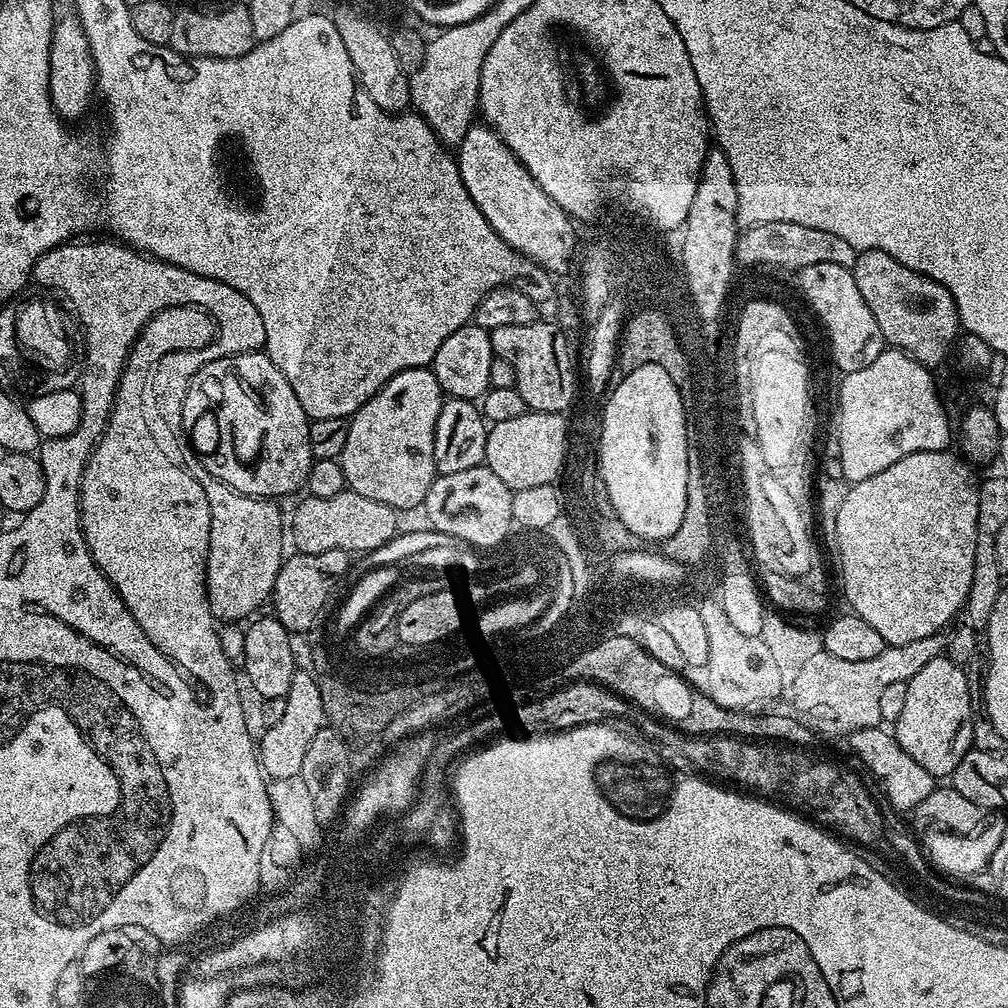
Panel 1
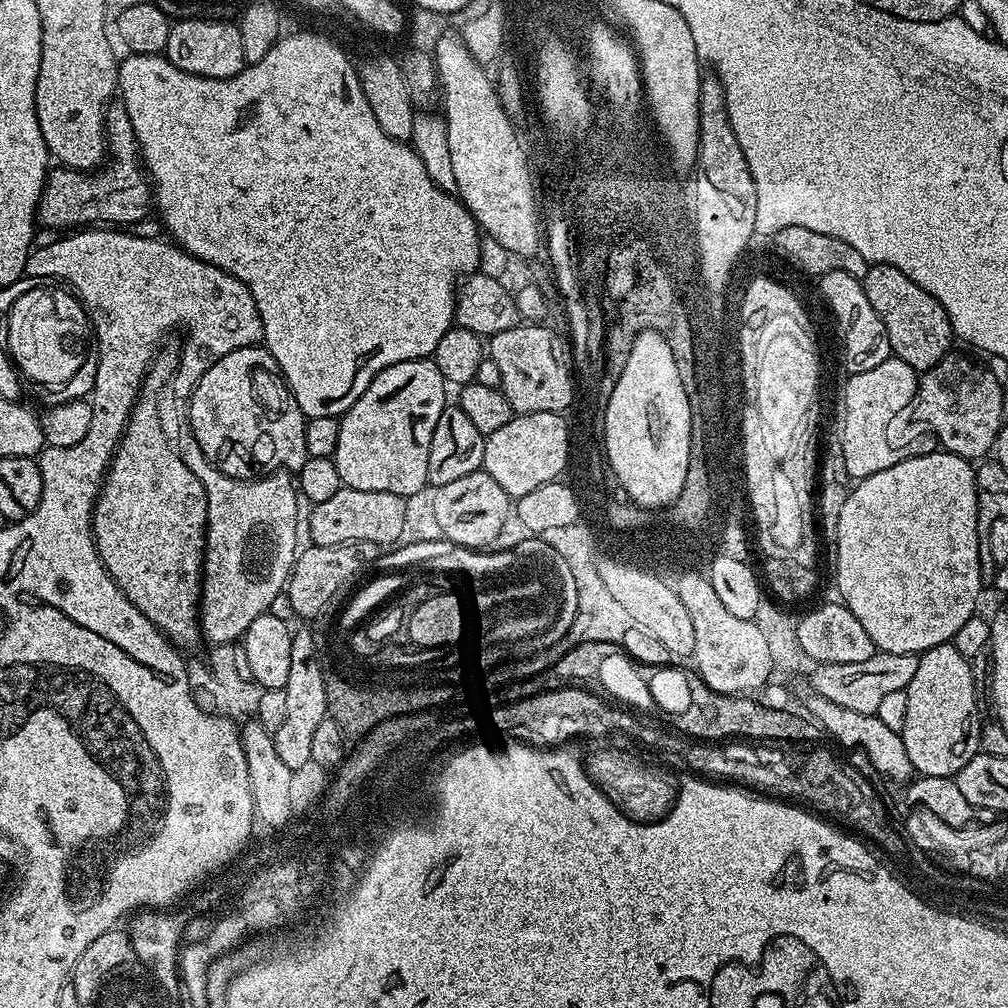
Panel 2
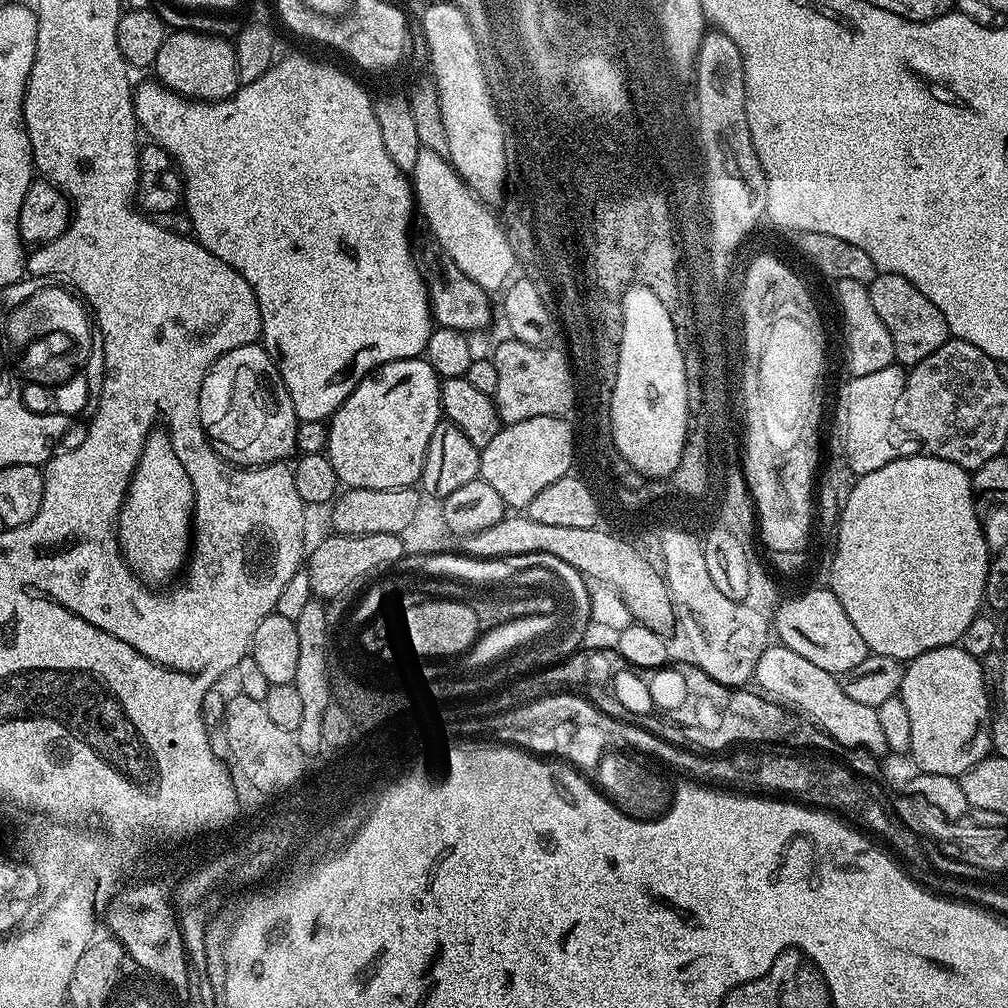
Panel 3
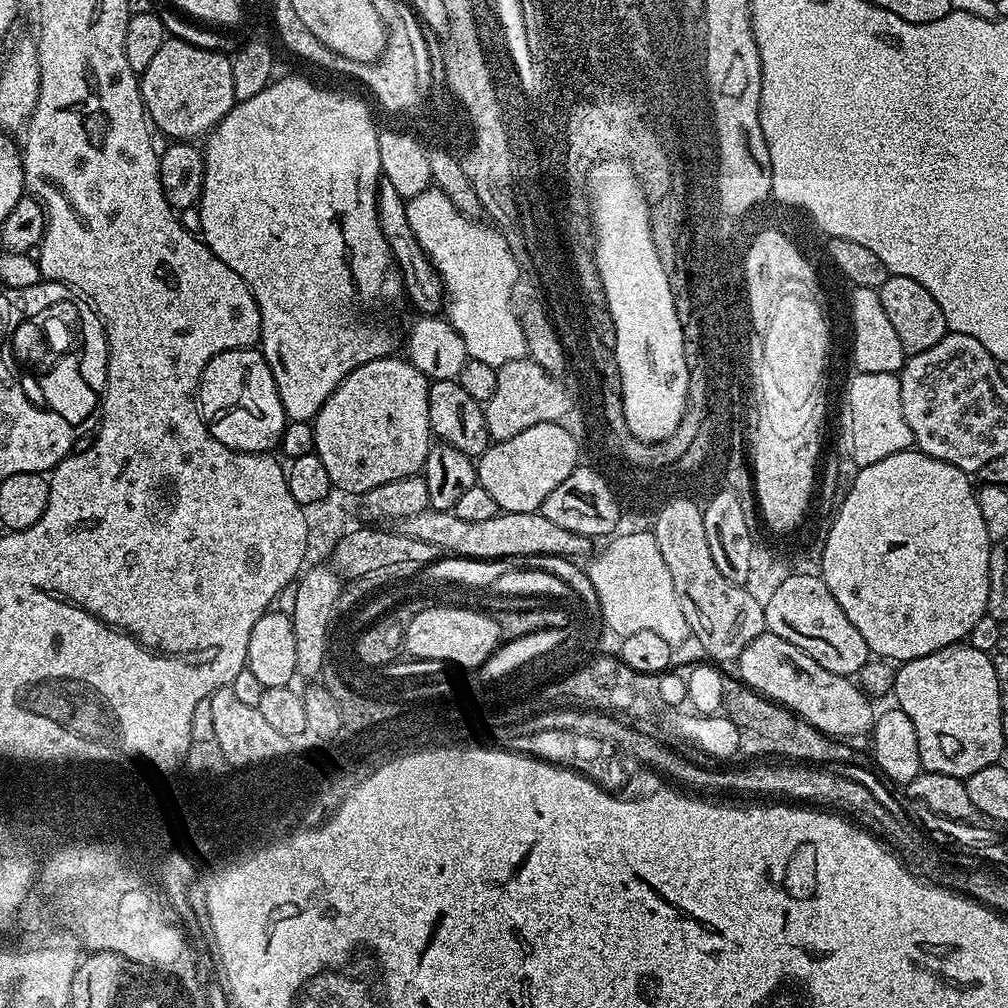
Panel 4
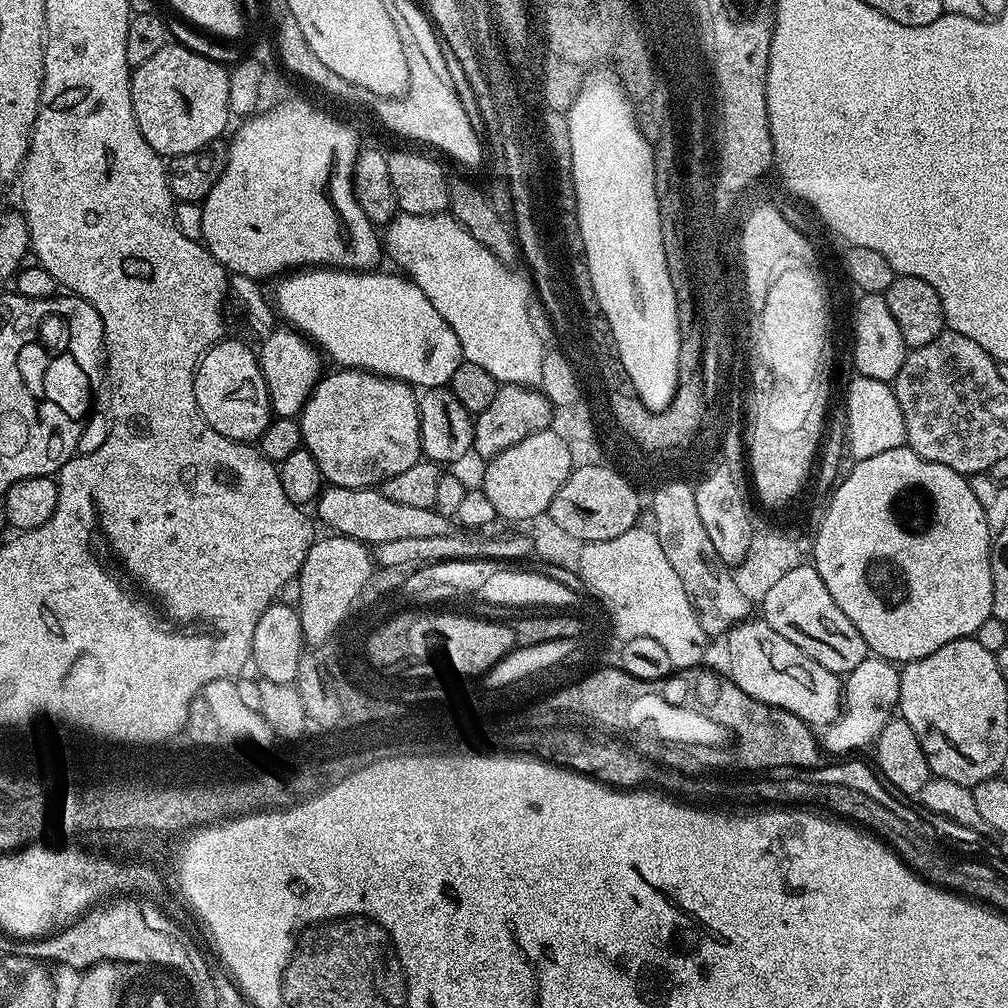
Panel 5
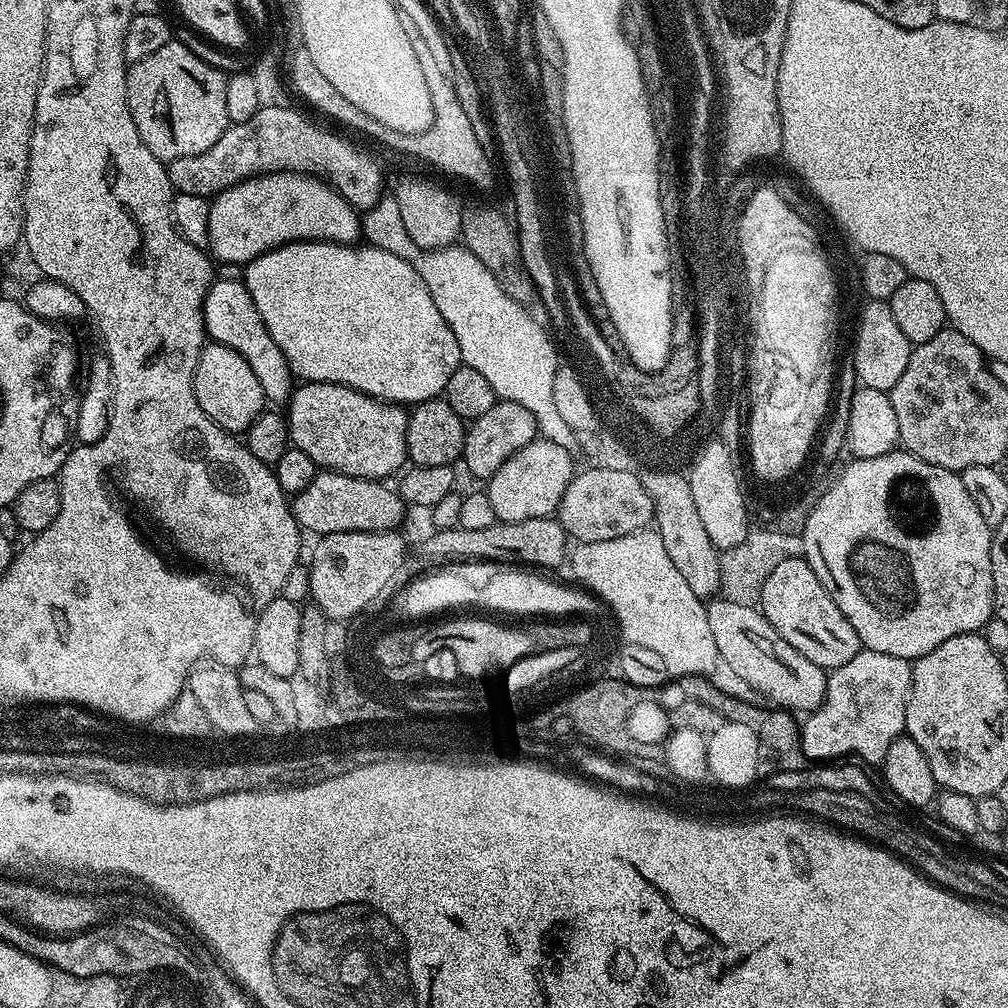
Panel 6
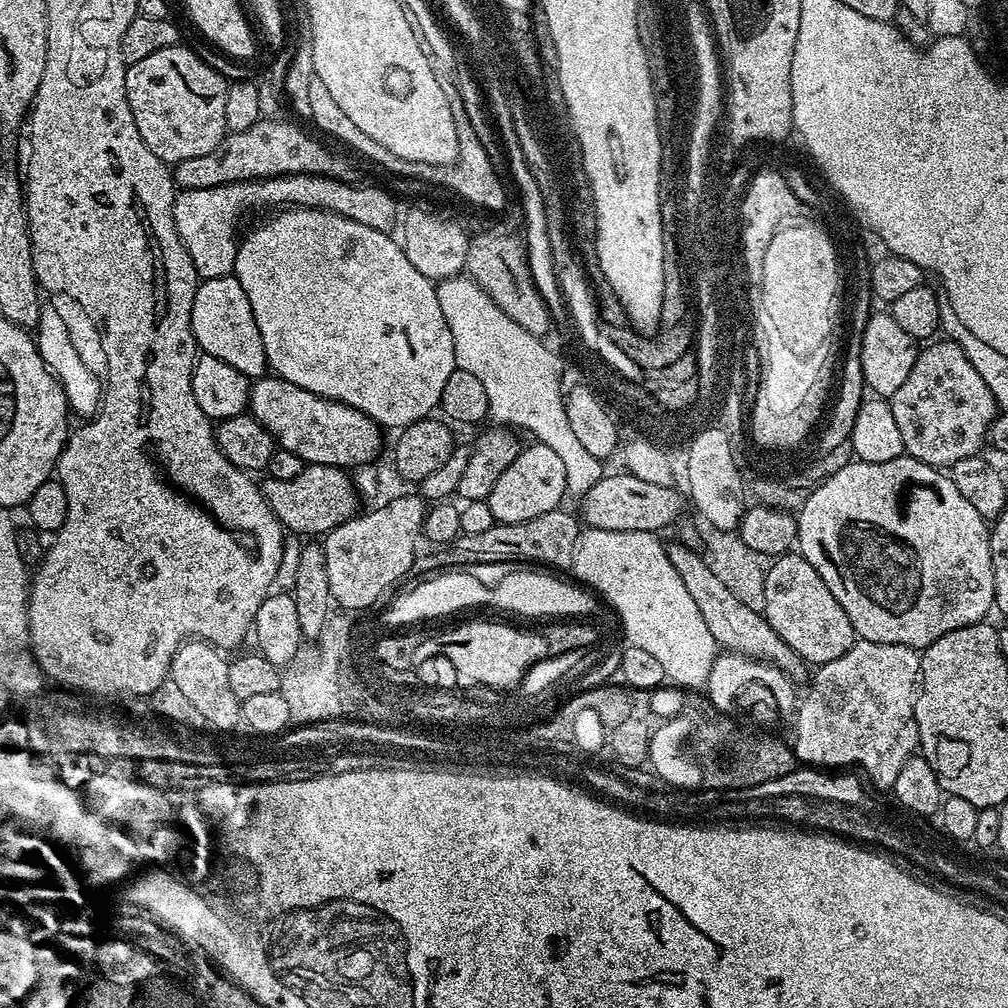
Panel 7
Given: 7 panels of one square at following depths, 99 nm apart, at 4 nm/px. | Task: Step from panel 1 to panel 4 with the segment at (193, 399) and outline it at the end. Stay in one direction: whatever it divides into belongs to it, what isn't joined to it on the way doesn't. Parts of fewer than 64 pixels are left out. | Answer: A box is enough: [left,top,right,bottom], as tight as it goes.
[198,348,284,454]

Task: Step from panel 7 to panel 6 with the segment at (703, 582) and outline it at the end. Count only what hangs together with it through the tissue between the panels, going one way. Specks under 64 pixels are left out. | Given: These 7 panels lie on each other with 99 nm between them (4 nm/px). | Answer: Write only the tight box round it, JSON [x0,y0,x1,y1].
[707,598,828,714]

